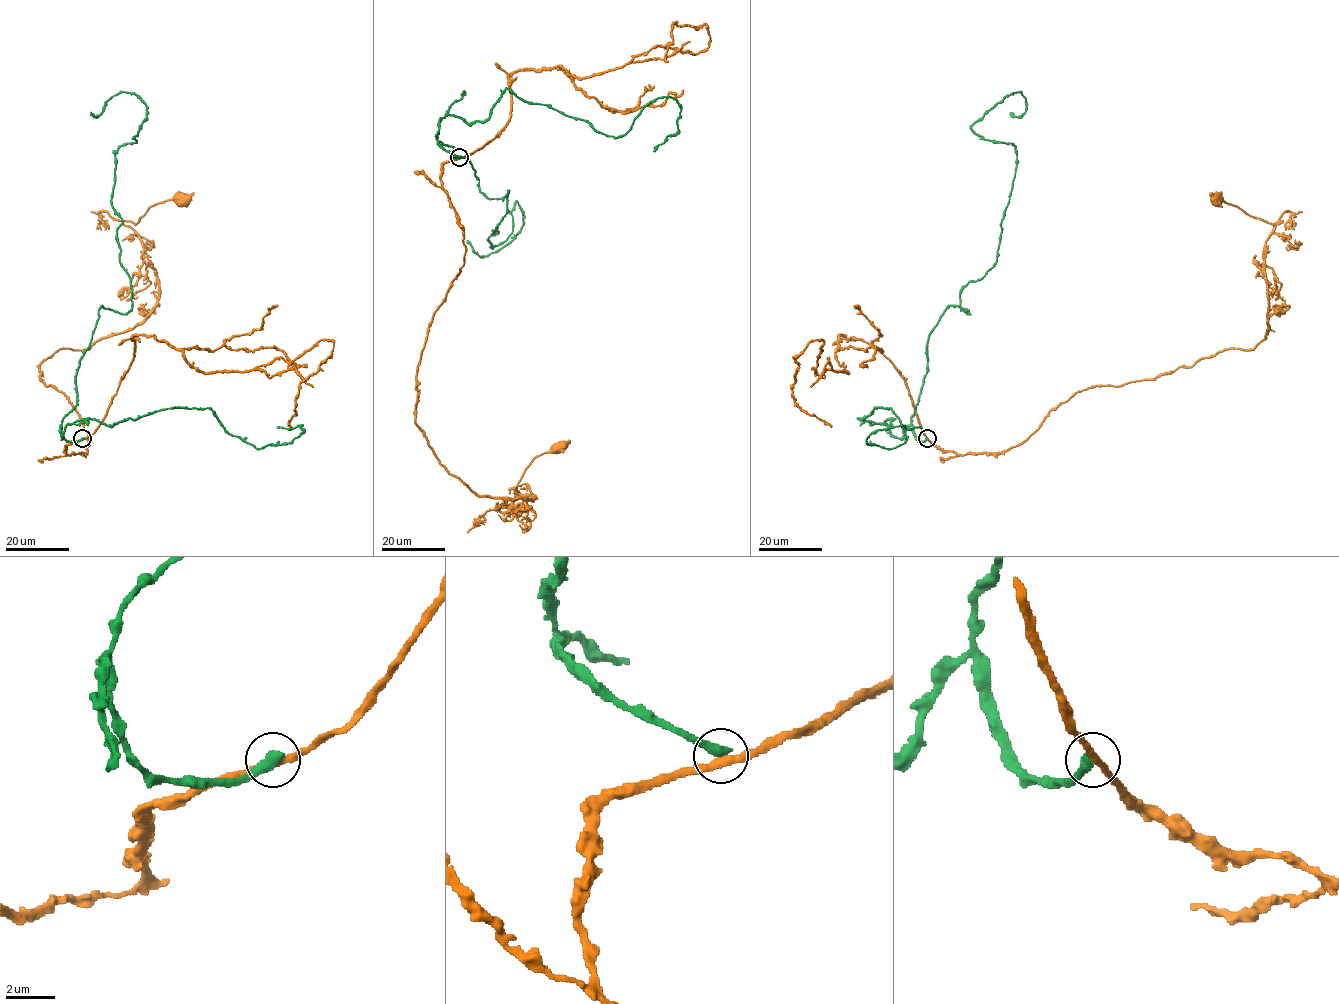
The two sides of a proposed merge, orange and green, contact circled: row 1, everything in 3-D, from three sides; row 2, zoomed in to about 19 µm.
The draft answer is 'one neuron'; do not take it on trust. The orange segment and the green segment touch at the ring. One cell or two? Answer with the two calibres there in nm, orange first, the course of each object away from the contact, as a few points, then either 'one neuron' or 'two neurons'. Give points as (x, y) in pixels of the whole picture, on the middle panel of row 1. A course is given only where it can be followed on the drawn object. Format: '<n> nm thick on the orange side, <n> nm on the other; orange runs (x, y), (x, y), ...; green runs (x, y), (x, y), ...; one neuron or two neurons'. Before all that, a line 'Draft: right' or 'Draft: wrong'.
Draft: wrong
280 nm thick on the orange side, 500 nm on the other; orange runs (459, 157), (440, 181), (464, 264), (428, 328), (416, 424), (479, 496), (535, 498), (501, 512), (559, 448); green runs (459, 157), (439, 141), (487, 197), (508, 191), (491, 247), (523, 212), (487, 256), (467, 240); two neurons

